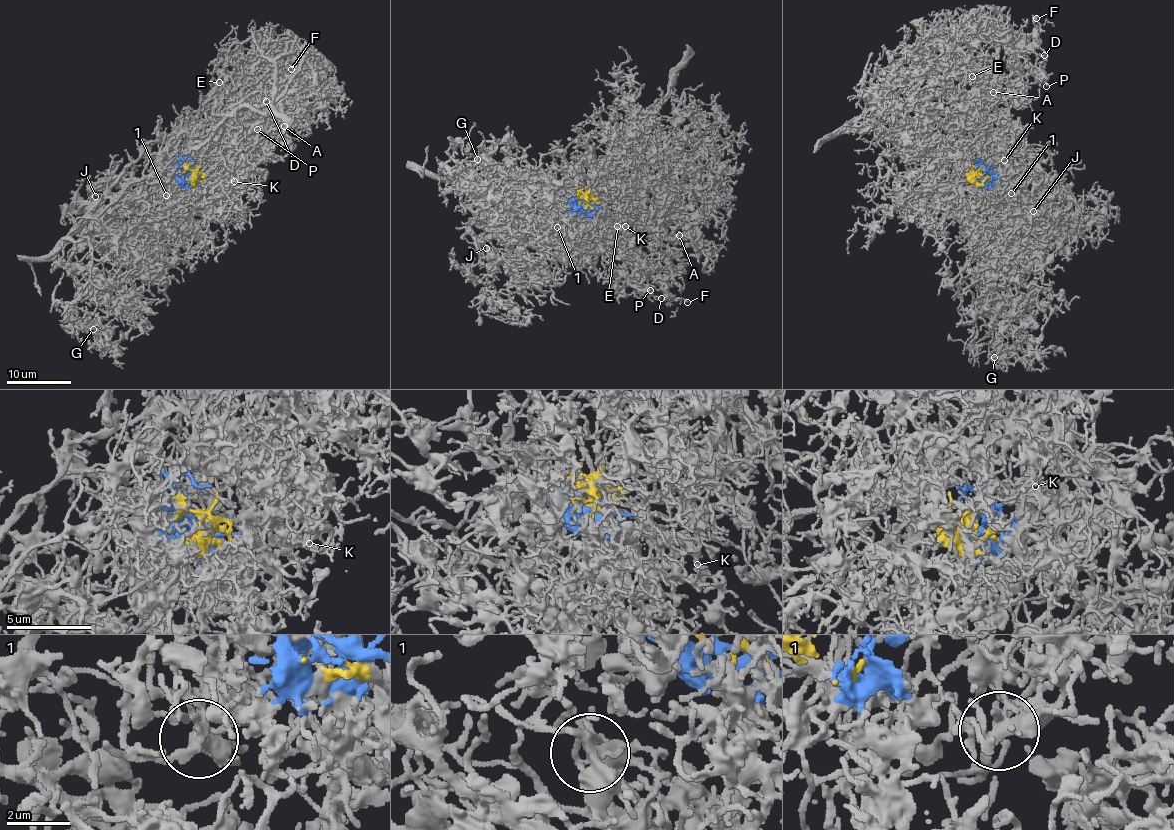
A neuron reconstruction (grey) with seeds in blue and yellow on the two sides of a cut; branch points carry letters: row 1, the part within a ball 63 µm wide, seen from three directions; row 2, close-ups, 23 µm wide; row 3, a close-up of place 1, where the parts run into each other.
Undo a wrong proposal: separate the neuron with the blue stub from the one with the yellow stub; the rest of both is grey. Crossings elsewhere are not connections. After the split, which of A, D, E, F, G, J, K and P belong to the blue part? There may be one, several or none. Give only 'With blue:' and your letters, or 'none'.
With blue: G, J

